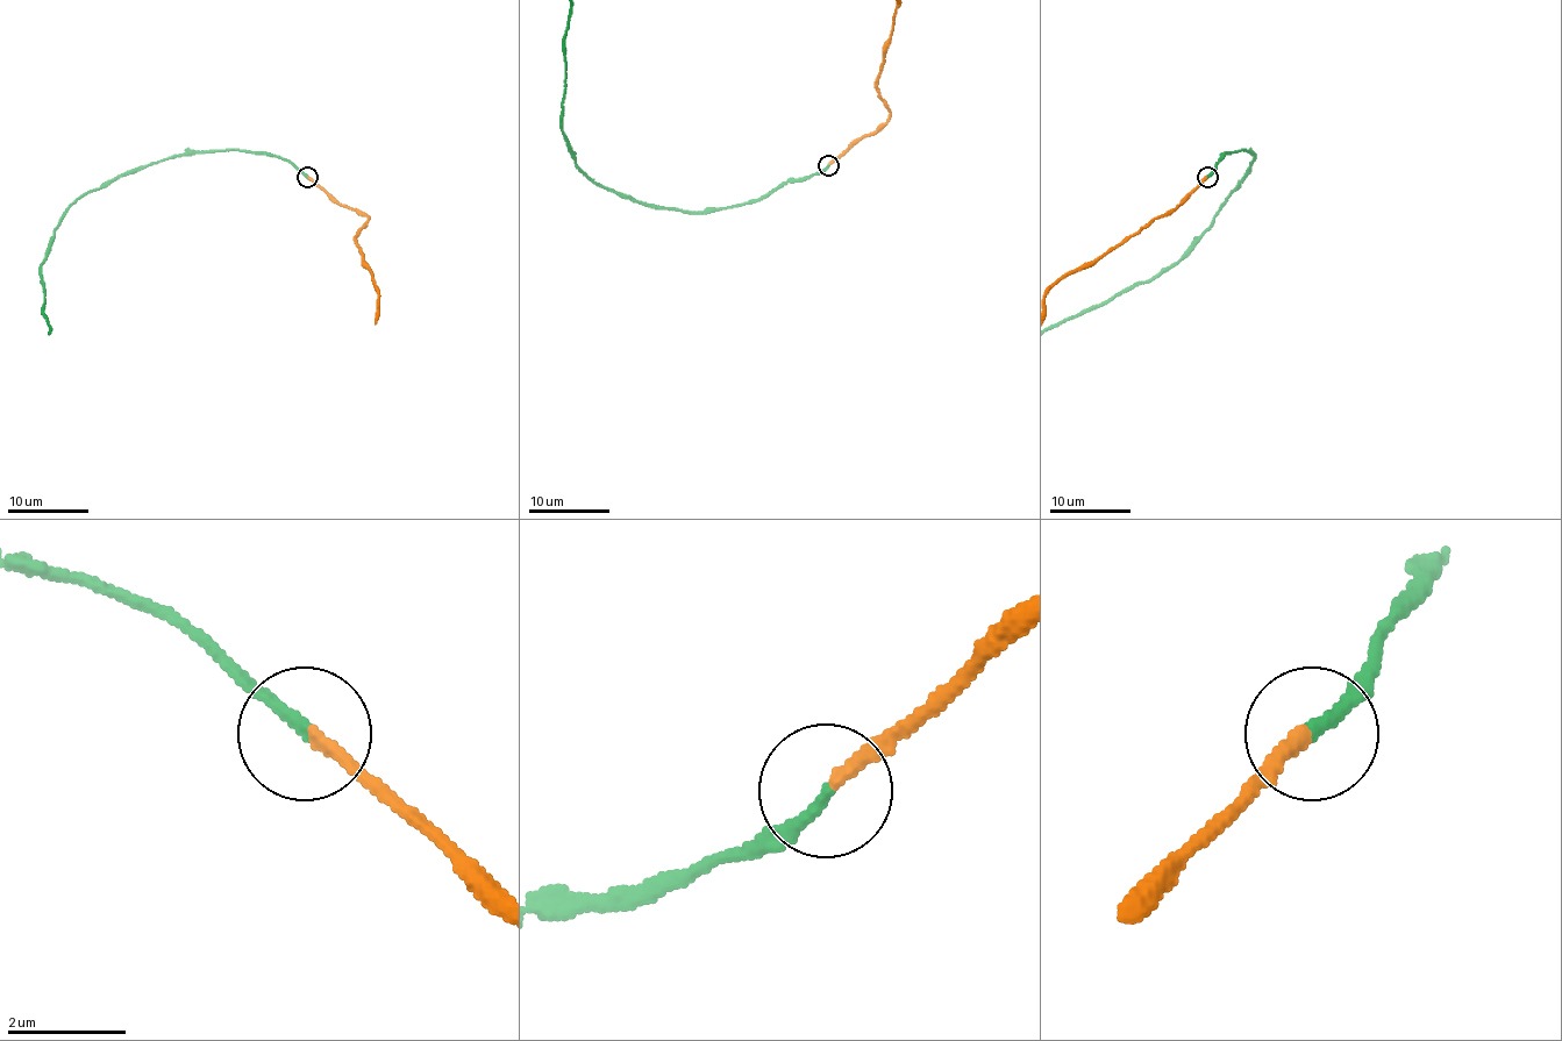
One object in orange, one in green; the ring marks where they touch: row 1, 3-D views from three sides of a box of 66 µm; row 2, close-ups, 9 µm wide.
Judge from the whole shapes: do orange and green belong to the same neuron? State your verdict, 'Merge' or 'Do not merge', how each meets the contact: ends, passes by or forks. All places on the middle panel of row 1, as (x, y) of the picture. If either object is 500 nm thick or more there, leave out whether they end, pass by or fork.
Merge. At the ring orange ends. At the ring green ends

